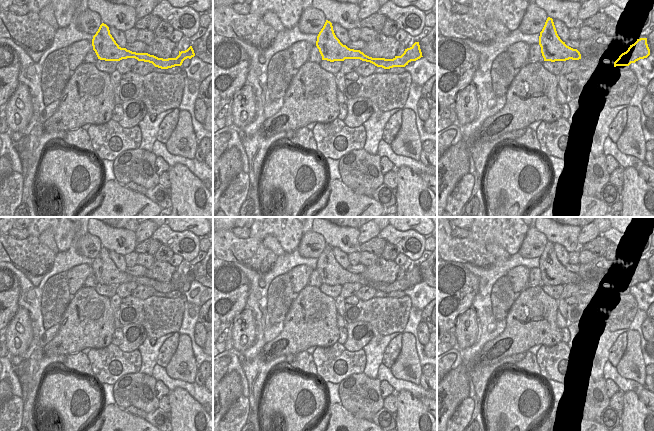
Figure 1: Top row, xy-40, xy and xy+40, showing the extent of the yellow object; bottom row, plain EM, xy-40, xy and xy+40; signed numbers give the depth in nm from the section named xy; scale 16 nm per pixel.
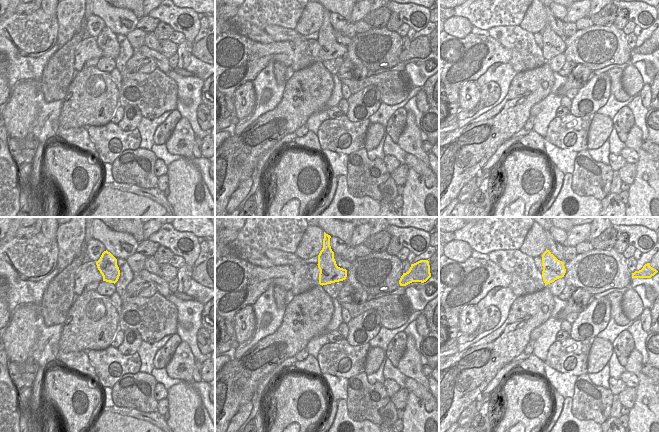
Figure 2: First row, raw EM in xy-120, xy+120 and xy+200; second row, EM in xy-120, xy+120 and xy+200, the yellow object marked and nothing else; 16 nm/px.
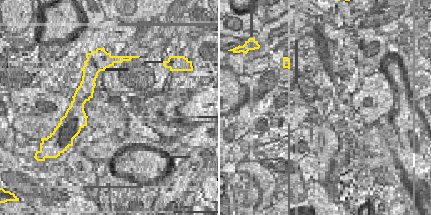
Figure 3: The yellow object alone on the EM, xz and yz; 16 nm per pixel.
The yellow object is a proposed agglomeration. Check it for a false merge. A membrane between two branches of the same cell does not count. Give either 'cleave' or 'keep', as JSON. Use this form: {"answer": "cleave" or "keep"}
{"answer": "keep"}

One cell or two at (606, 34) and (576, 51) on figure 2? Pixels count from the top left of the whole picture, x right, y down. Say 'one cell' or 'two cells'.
one cell

